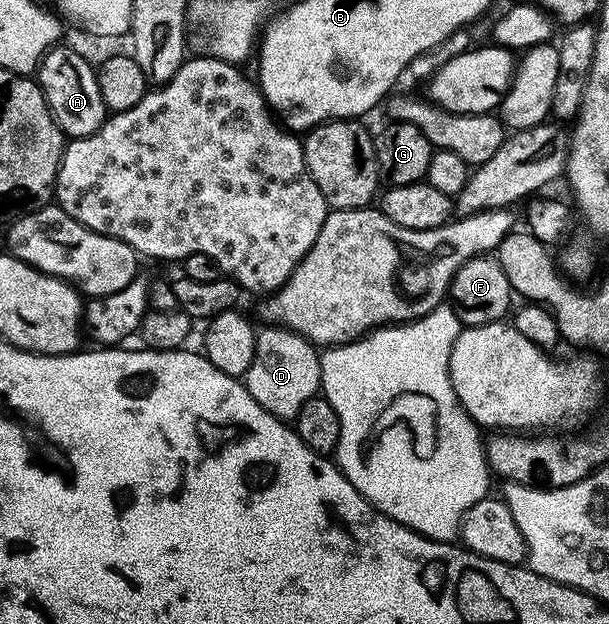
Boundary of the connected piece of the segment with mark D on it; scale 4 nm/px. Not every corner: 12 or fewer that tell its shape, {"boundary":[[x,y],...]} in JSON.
{"boundary":[[297,332],[255,335],[249,396],[293,420],[320,393],[321,354]]}

